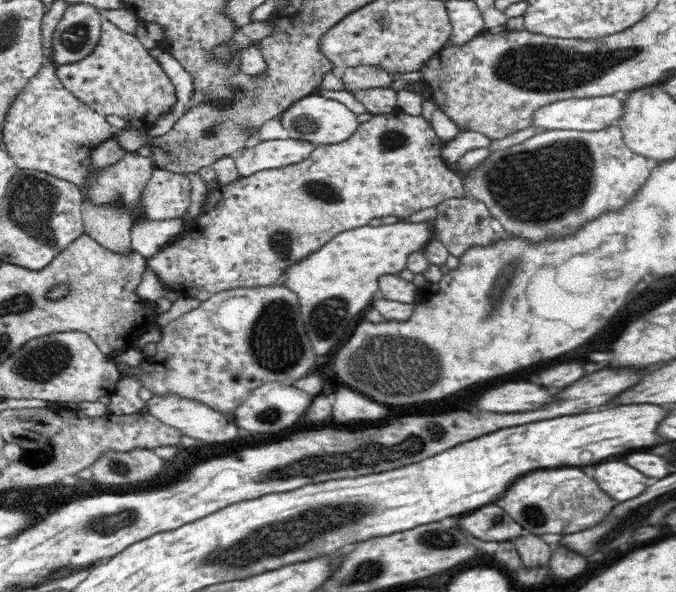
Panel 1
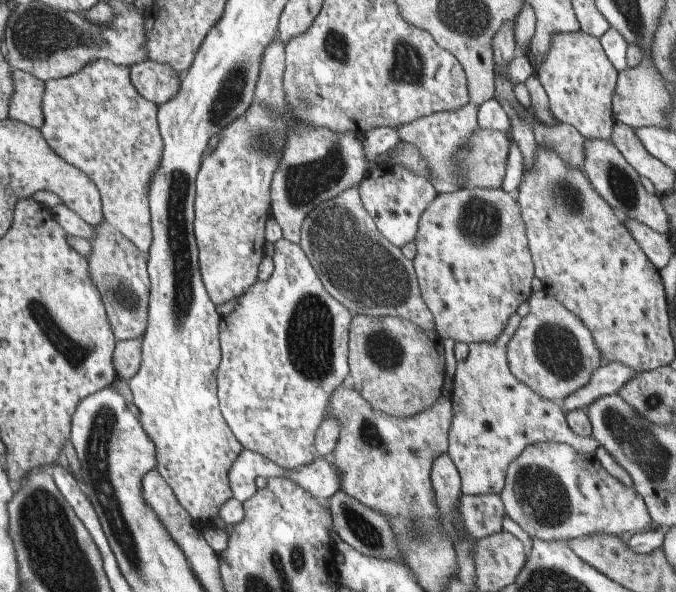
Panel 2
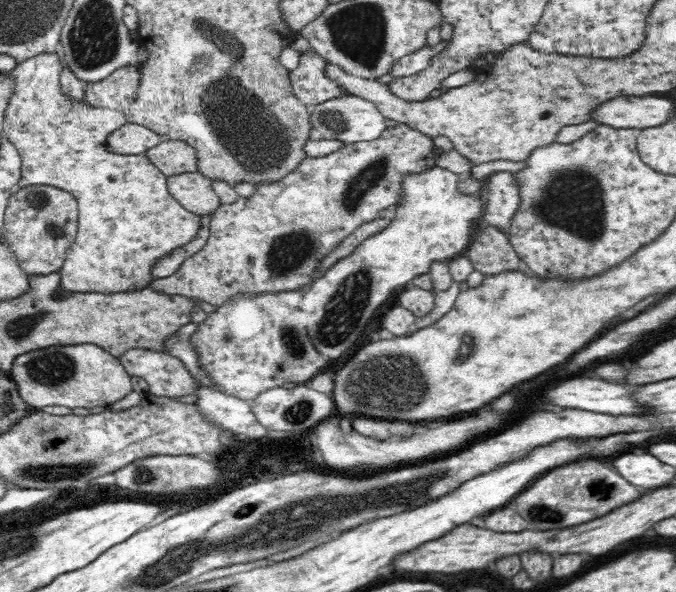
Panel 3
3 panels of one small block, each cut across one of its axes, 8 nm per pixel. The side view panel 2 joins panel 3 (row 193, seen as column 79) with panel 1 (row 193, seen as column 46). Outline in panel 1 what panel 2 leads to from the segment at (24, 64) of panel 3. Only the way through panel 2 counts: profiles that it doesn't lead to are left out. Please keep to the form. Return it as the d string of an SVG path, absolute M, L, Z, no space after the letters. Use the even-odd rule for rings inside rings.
M44 64L44 66L26 83L26 86L24 86L24 88L20 90L20 92L16 95L16 98L12 100L12 104L10 104L10 108L8 108L8 112L6 112L6 116L4 116L4 126L2 126L2 136L3 136L2 141L5 144L5 149L9 152L9 155L15 162L15 165L17 166L18 170L24 169L27 171L40 171L40 172L44 172L46 174L52 175L54 177L58 177L59 180L66 180L67 182L74 184L76 187L80 189L80 194L83 196L83 201L90 201L92 205L98 205L98 207L100 205L102 205L102 207L104 205L118 205L118 207L124 207L124 209L128 211L128 215L132 217L132 227L134 225L139 225L140 223L149 223L150 221L156 221L156 220L151 220L151 218L149 218L149 216L145 214L145 210L143 210L143 204L141 204L142 193L144 190L146 190L146 186L148 186L148 181L150 181L152 178L152 173L157 169L157 167L155 166L155 163L153 162L152 156L143 156L140 154L125 154L123 158L119 160L119 162L116 162L116 164L108 165L107 167L104 167L104 168L93 168L93 166L91 166L91 163L88 162L89 154L91 153L91 151L93 151L100 143L103 143L105 140L115 138L119 133L120 133L120 129L114 127L112 124L108 123L108 121L106 121L106 115L96 112L93 108L90 108L84 101L81 101L75 94L73 94L73 92L70 92L64 86L64 83L59 79L59 76L56 76L55 69L50 64Z

